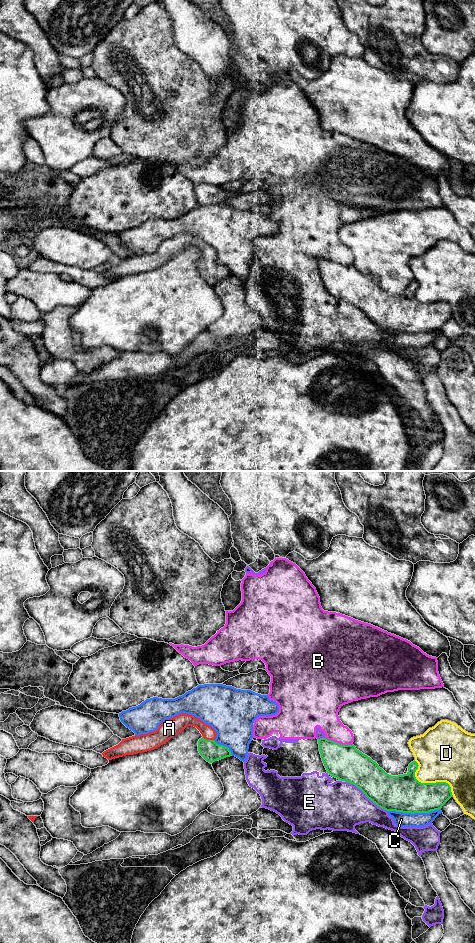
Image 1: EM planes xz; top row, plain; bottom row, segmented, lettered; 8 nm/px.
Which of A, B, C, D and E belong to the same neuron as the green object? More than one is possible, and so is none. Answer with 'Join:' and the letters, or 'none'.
Join: A

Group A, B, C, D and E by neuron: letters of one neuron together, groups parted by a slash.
A / B E / C / D

